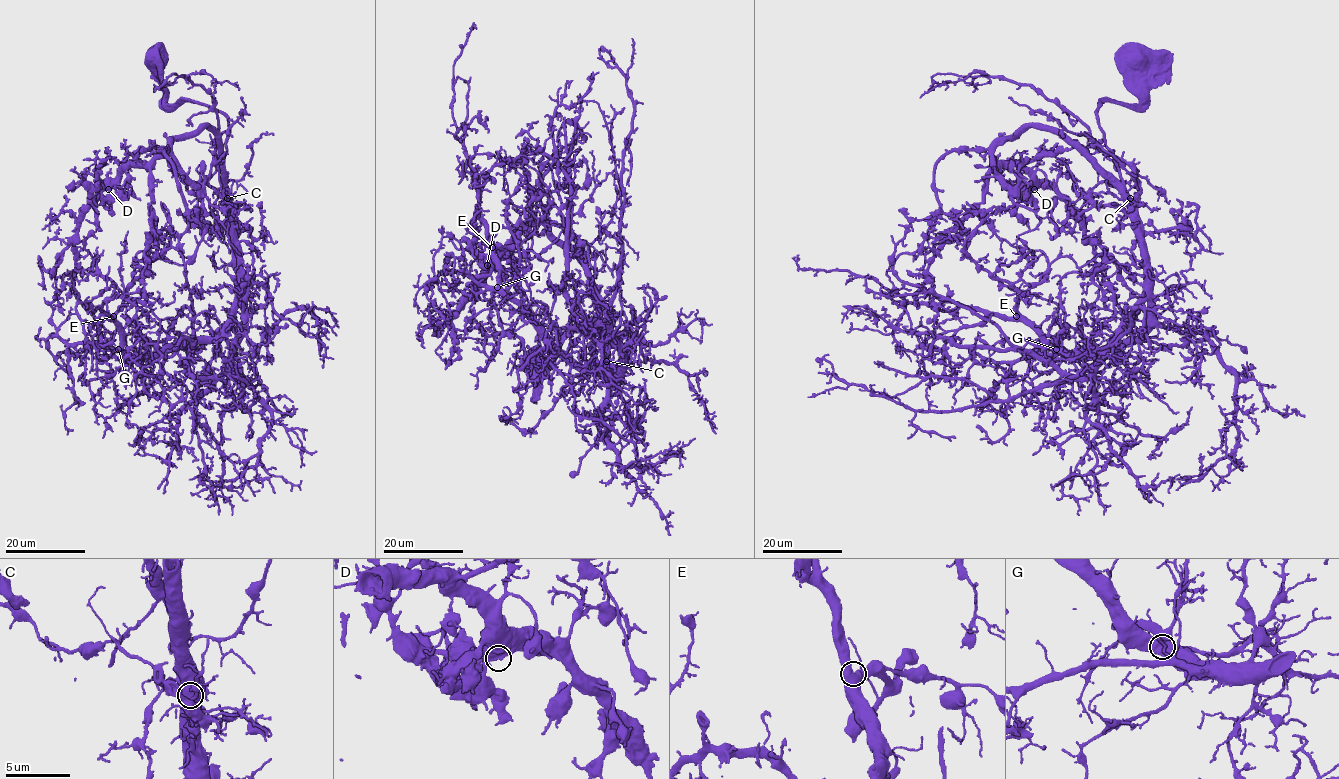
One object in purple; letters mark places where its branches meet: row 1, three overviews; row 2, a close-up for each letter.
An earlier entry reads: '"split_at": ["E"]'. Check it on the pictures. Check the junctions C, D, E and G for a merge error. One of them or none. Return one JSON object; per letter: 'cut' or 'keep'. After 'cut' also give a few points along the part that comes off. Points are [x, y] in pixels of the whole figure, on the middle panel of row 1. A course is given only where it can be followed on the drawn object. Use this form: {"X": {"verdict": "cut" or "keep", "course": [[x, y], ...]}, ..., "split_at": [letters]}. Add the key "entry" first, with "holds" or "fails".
{"entry": "fails", "C": {"verdict": "keep"}, "D": {"verdict": "keep"}, "E": {"verdict": "keep"}, "G": {"verdict": "keep"}, "split_at": []}

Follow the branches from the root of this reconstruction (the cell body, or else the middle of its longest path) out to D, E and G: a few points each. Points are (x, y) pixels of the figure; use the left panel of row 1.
D: (155, 64), (165, 104), (194, 101), (227, 118), (224, 183), (220, 140), (204, 126), (128, 166), (108, 189)
E: (155, 64), (165, 104), (206, 104), (228, 121), (234, 305), (219, 334), (152, 354), (127, 354), (113, 316)
G: (155, 64), (165, 104), (194, 101), (227, 118), (223, 170), (235, 298), (215, 336), (152, 354), (118, 349)

